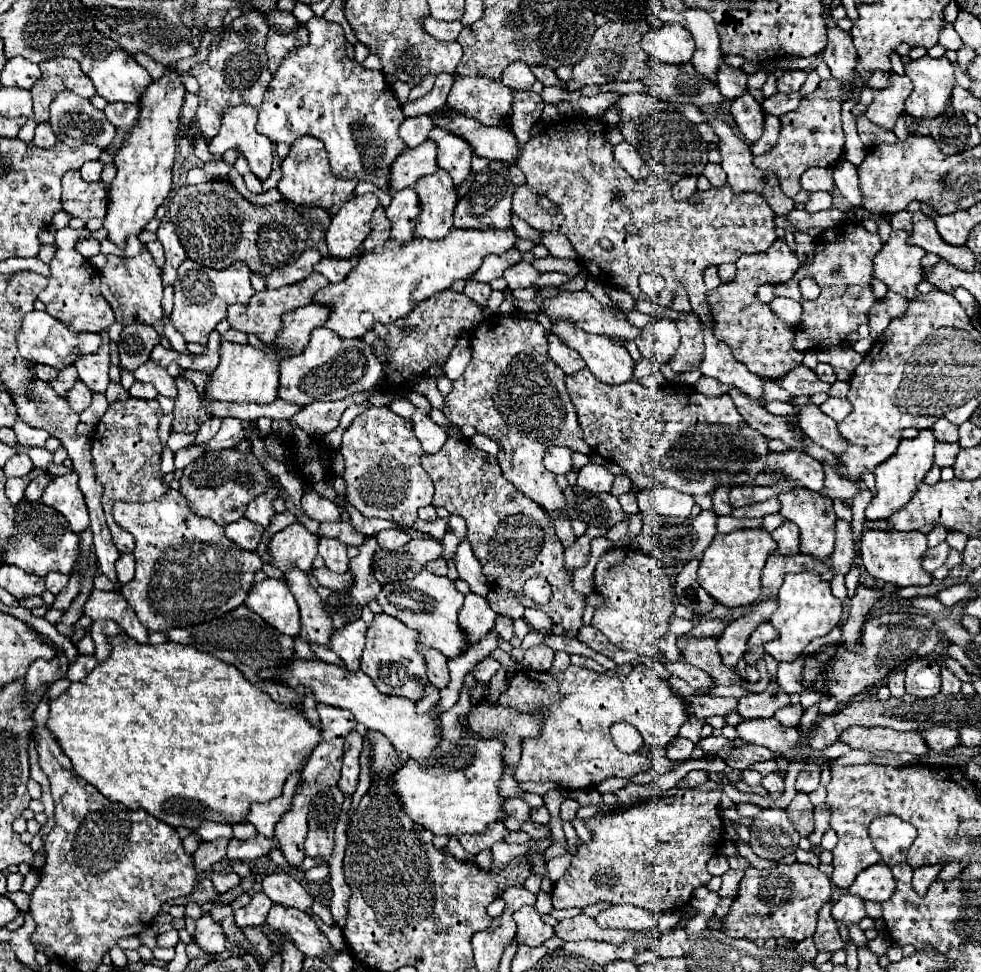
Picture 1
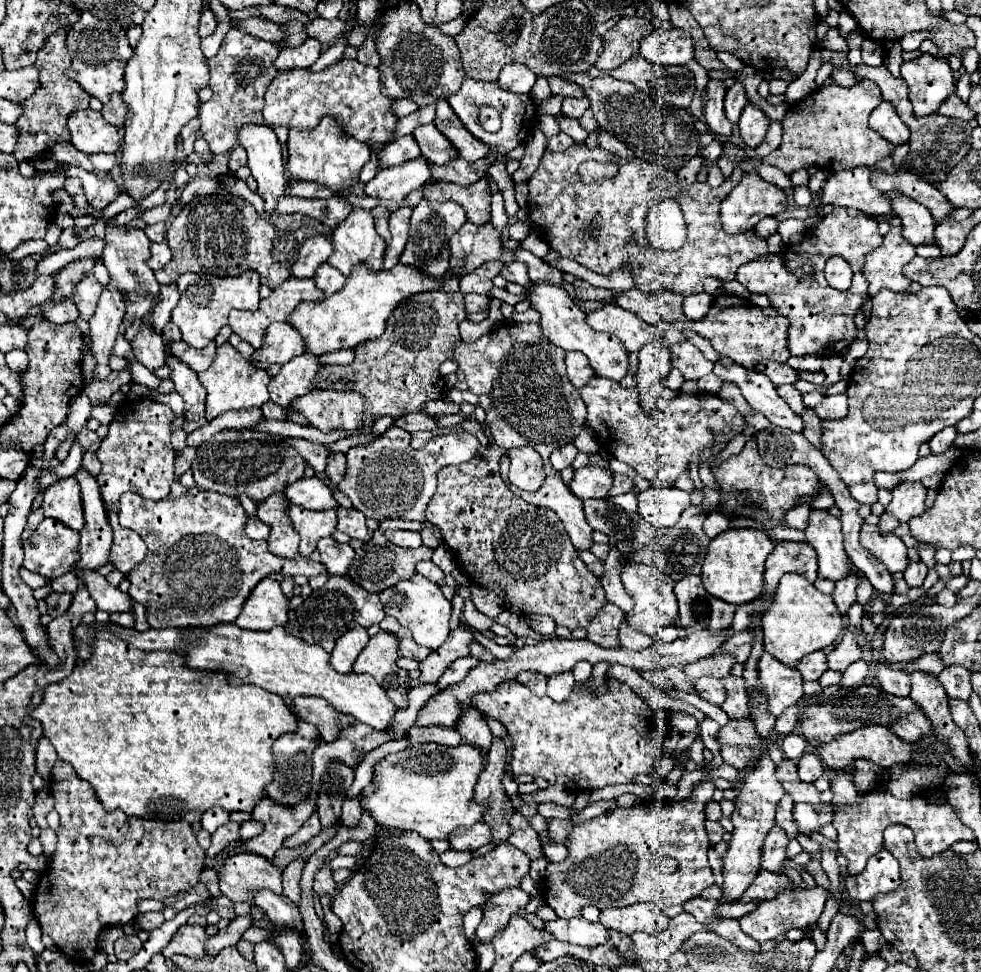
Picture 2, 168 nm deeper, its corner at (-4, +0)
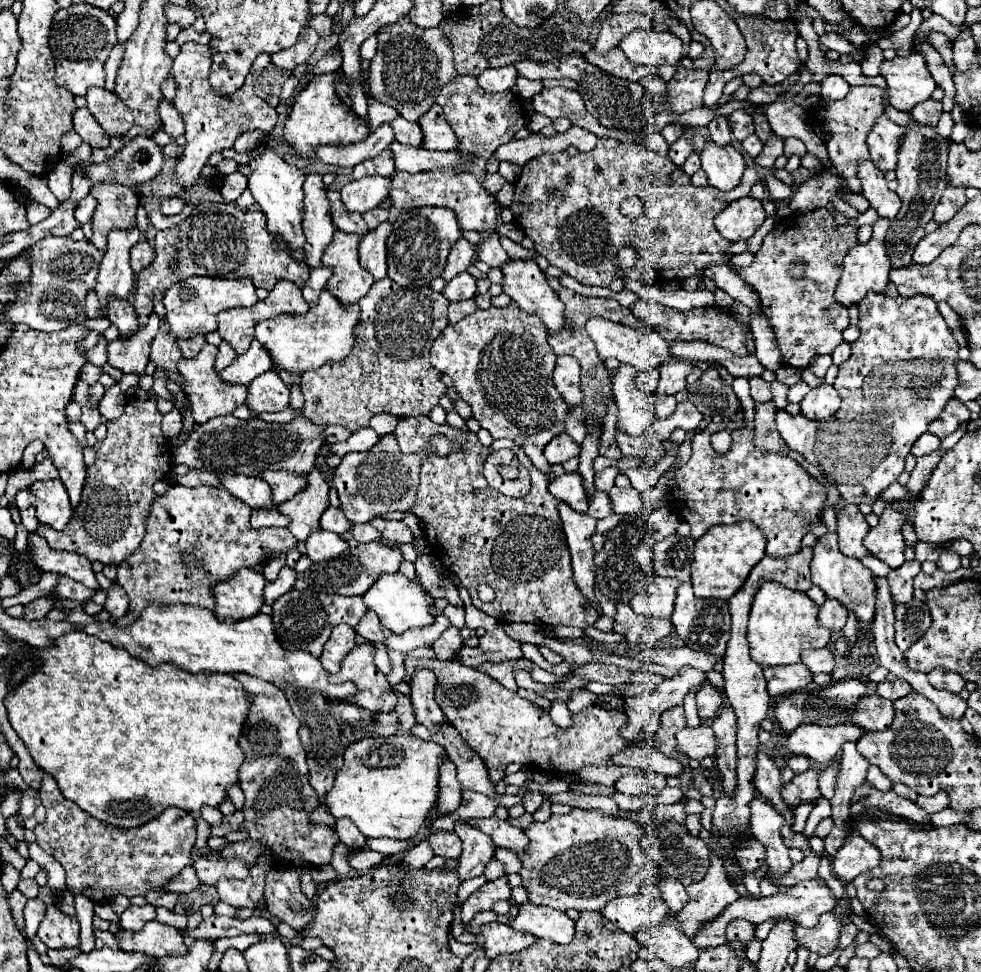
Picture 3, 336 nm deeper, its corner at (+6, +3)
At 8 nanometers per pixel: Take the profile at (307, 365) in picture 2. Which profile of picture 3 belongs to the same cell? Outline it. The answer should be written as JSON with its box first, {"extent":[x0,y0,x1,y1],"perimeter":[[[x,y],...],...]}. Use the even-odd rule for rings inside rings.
{"extent":[246,371,290,417],"perimeter":[[[266,371],[260,377],[256,377],[248,385],[248,397],[246,405],[252,413],[252,417],[258,417],[260,413],[274,413],[274,411],[284,411],[290,401],[290,391],[284,385],[284,381],[272,373]]]}

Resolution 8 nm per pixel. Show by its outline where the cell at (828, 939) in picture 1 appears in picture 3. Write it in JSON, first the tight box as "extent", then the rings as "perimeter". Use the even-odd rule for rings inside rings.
{"extent":[804,799,830,837],"perimeter":[[[820,799],[820,801],[816,801],[816,805],[814,805],[814,809],[812,809],[812,813],[810,813],[808,821],[806,821],[804,835],[806,835],[806,837],[812,837],[816,825],[818,825],[822,819],[826,819],[826,817],[830,817],[830,801],[828,801],[828,799]]]}

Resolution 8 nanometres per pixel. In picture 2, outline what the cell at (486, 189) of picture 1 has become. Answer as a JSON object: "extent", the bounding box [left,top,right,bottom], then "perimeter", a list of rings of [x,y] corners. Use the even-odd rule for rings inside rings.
{"extent":[450,222,502,276],"perimeter":[[[466,222],[460,230],[458,230],[458,234],[454,234],[452,238],[450,238],[450,250],[452,250],[452,264],[456,266],[456,264],[462,264],[464,266],[464,272],[460,272],[460,276],[462,274],[466,274],[466,272],[472,272],[474,268],[478,268],[480,264],[484,264],[484,262],[488,262],[488,260],[498,260],[500,258],[500,254],[502,254],[502,232],[490,222],[490,224],[470,224],[470,222]]]}

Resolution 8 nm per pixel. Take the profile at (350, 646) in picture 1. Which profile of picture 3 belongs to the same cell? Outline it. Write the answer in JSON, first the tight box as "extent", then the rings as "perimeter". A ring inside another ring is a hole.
{"extent":[320,625,356,673],"perimeter":[[[336,625],[336,629],[332,629],[332,635],[324,643],[324,653],[320,657],[320,661],[322,661],[322,665],[328,673],[338,673],[340,671],[342,659],[356,645],[354,637],[356,637],[356,633],[350,625]]]}

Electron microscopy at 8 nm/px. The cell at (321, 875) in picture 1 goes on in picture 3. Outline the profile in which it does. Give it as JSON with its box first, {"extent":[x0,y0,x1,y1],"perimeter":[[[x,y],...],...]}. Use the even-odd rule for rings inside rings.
{"extent":[350,851,386,873],"perimeter":[[[360,851],[360,853],[356,853],[356,857],[350,859],[350,865],[352,865],[354,871],[366,873],[370,867],[376,867],[376,865],[380,865],[384,861],[386,861],[386,855],[382,855],[382,853],[376,853],[376,851]]]}

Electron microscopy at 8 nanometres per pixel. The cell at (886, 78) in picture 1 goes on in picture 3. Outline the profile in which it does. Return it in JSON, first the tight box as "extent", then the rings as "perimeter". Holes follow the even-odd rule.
{"extent":[888,125,950,267],"perimeter":[[[916,125],[916,129],[906,127],[906,137],[902,141],[900,153],[898,153],[898,167],[896,167],[896,179],[898,187],[896,193],[902,199],[900,213],[896,219],[890,221],[888,227],[888,259],[892,261],[892,267],[908,267],[912,263],[912,253],[918,241],[926,235],[924,227],[932,219],[934,207],[938,205],[942,191],[948,187],[946,183],[946,161],[948,161],[948,145],[950,141],[942,139],[936,133],[936,127],[928,125]]]}

